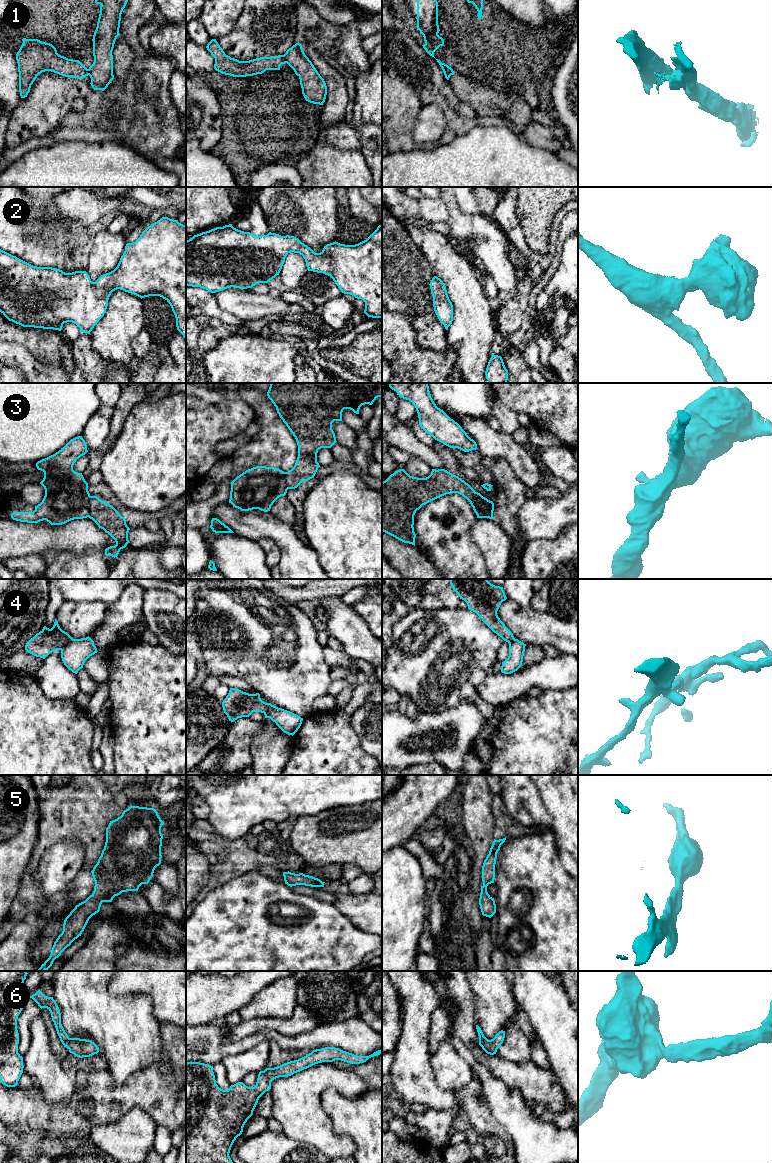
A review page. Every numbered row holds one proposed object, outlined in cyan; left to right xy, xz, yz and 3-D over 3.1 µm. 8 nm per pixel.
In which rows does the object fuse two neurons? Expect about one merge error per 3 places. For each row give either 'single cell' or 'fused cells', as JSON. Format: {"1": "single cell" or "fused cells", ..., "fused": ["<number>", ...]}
{"1": "fused cells", "2": "single cell", "3": "fused cells", "4": "fused cells", "5": "single cell", "6": "single cell", "fused": ["1", "3", "4"]}

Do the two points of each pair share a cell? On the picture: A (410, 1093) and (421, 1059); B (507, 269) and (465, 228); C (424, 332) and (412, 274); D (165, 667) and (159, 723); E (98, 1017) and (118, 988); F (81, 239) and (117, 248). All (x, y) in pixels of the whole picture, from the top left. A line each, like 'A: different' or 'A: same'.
A: same
B: same
C: same
D: same
E: different
F: different

